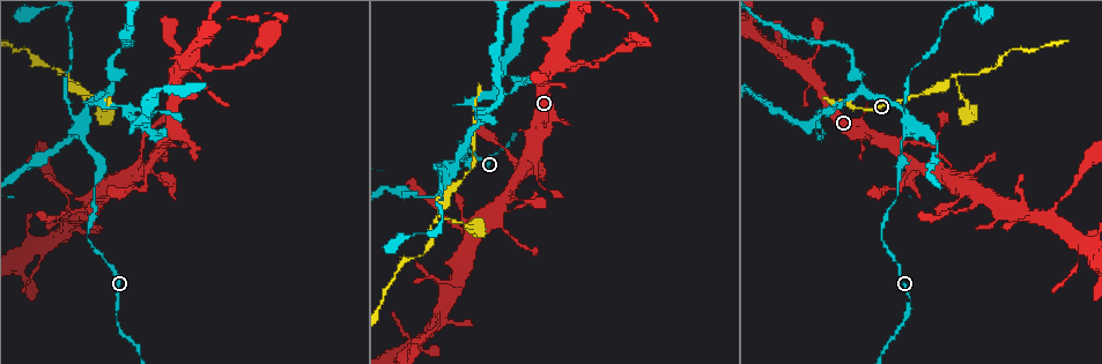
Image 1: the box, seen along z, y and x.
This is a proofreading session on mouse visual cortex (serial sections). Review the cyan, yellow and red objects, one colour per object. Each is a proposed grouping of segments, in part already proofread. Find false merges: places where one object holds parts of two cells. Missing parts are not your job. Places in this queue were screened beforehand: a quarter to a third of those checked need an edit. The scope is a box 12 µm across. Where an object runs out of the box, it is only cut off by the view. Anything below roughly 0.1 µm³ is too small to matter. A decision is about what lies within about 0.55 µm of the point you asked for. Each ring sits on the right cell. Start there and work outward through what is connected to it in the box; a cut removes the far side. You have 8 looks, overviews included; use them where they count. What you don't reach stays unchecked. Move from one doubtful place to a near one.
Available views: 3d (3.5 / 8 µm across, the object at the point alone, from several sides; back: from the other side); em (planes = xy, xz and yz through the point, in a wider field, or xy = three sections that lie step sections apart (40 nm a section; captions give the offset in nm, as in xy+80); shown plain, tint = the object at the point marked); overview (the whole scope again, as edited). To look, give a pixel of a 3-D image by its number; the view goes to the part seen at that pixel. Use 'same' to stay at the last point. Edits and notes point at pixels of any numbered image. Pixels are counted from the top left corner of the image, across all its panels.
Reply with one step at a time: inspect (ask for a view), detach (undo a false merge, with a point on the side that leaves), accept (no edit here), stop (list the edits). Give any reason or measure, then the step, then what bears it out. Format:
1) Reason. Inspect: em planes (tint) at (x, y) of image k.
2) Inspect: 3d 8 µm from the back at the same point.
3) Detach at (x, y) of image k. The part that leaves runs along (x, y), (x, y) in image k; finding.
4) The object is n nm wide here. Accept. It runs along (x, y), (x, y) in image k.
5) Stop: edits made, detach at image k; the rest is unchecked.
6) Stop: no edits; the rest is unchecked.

Abrupt turn. Inspect: 3d 3.5 µm at (881, 236) of image 1.

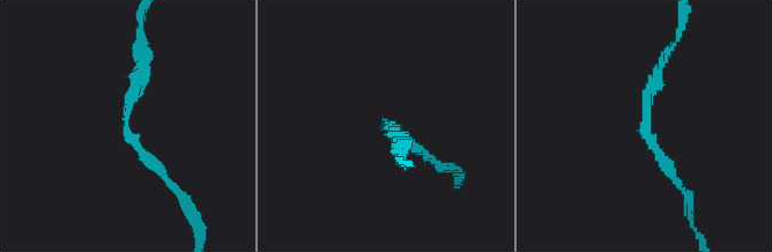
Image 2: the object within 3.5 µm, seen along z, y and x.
Inspect: em xy step 1 (tint) at (126, 127) of image 2.

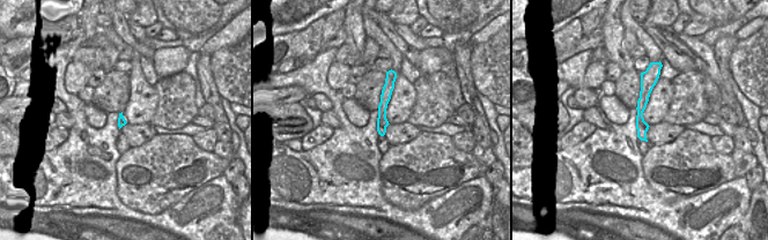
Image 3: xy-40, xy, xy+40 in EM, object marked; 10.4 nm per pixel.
The object is 120 nm wide here. Accept. It runs along (652, 72), (640, 109), (643, 137) in image 3; all the same cell.

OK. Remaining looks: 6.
Thin neck. Inspect: em xy step 2 (tint) at (909, 129) of image 1.

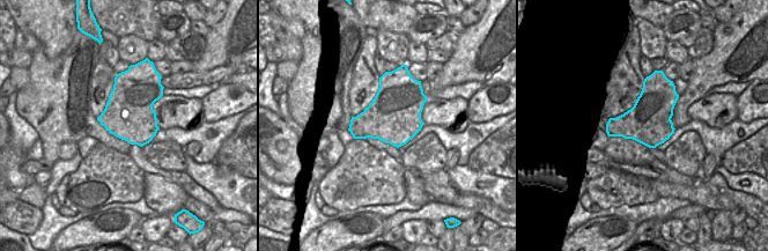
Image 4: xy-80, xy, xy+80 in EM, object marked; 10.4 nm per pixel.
Inspect: 3d 3.5 µm at the same point.

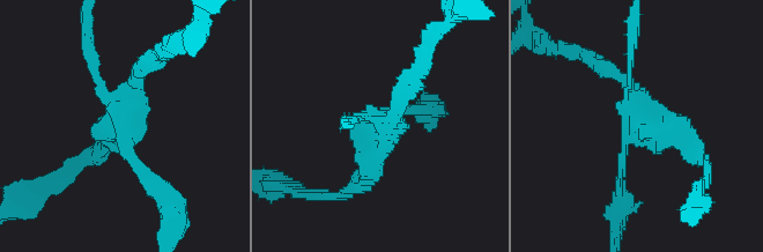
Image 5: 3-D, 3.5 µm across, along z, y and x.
The object is 550 nm wide here. Detach at (664, 132) of image 5. The part that leaves runs along (630, 138), (639, 98), (589, 56) in image 5; a second cell is stuck on.

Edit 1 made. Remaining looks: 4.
Two arms in line, one across. Inspect: 3d 3.5 µm at (149, 164) of image 1.

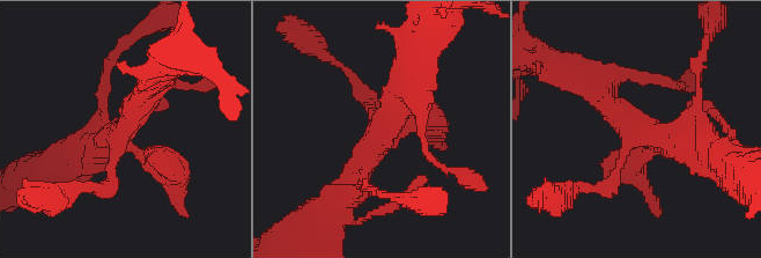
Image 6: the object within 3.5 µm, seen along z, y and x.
Need the tissue. Inspect: em xy step 5 (plain) at (638, 130) of image 6.

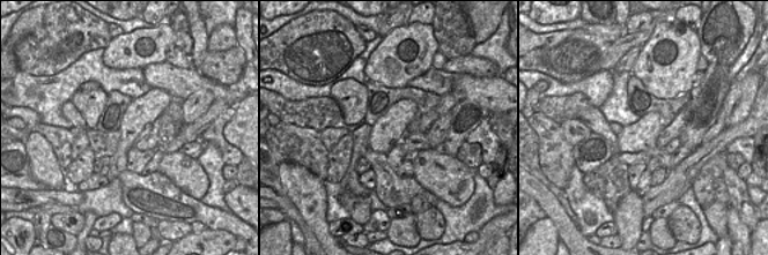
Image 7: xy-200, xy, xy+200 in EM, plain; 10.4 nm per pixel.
Inspect: em xy step 5 (tint) at the same point.

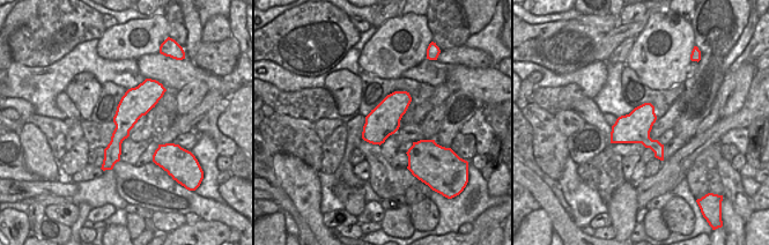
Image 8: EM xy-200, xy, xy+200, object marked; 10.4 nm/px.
Accept. It runs along (592, 80), (640, 130), (702, 147) in image 6; continuous, no second cell.

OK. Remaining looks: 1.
Stop: edits made, detach at image 5; the rest is unchecked.

